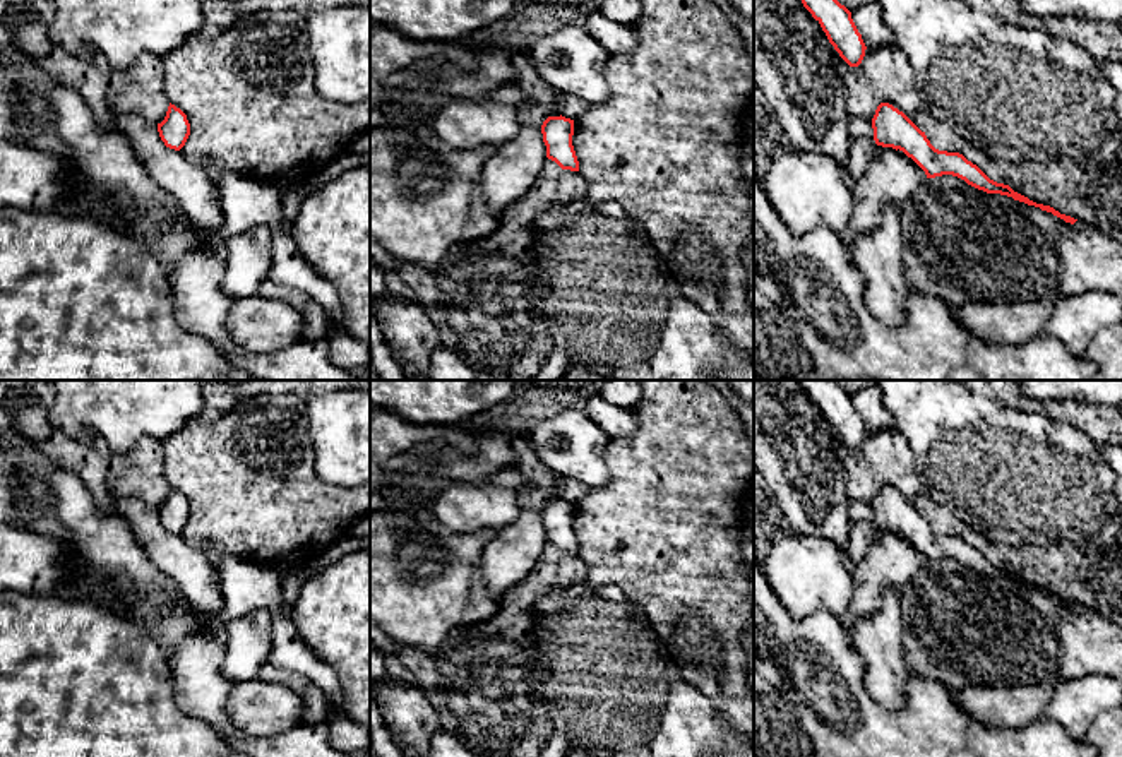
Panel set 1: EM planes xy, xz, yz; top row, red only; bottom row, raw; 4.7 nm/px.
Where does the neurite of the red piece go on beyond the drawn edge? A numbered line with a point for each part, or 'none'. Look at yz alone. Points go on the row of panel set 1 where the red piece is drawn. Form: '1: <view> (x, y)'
none

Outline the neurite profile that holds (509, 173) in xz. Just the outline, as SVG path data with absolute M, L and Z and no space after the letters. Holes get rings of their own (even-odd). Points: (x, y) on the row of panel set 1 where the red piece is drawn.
M524 125L519 134L492 151L481 170L481 192L492 211L504 212L522 199L543 175L546 146L541 127Z

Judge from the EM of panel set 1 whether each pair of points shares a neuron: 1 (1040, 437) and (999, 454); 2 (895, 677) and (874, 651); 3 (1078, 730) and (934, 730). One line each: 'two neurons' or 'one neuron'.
1: one neuron
2: one neuron
3: two neurons

